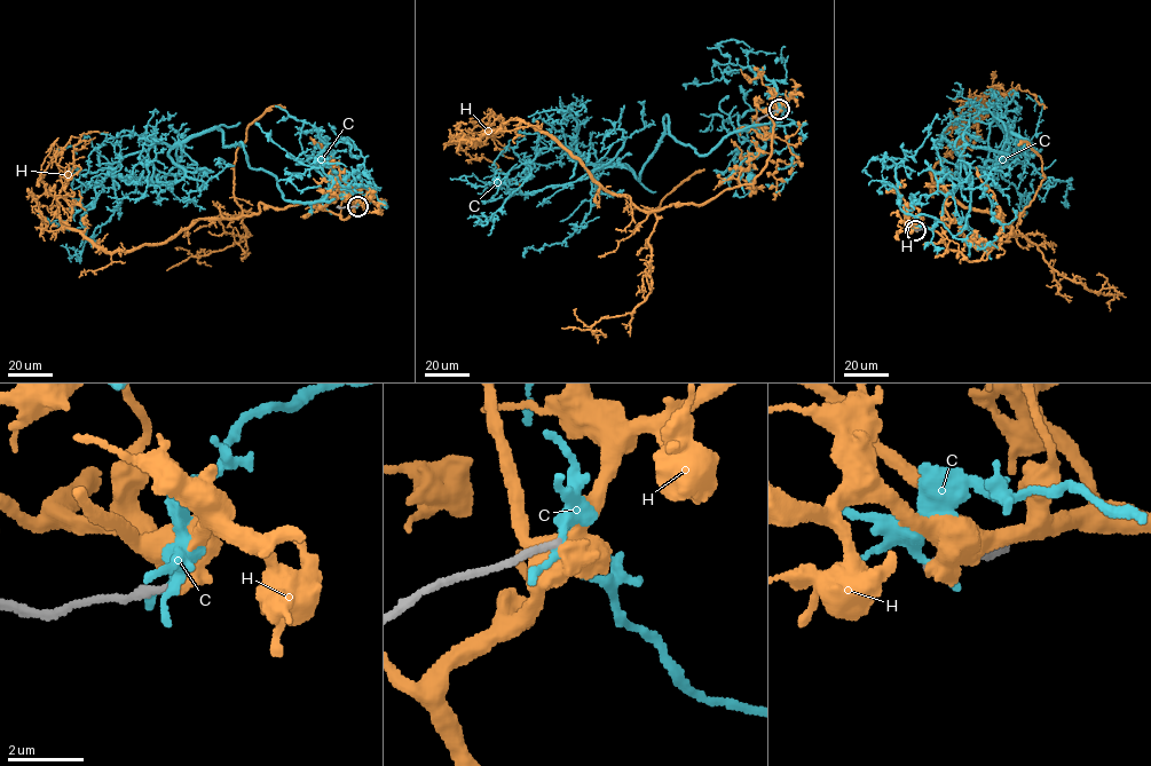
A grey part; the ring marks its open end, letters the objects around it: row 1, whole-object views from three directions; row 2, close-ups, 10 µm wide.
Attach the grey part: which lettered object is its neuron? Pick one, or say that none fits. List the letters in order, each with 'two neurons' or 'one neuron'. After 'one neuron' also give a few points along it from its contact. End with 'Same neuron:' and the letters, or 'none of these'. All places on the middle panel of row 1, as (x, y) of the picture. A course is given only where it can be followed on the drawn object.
C: two neurons
H: two neurons
Same neuron: none of these

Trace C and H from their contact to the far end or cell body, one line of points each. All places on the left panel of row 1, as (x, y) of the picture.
C: (356, 205), (369, 188), (285, 199), (214, 128), (170, 151), (176, 181), (110, 173), (69, 220), (38, 212)
H: (357, 205), (345, 219), (260, 203), (105, 251), (64, 226), (41, 179), (71, 137), (108, 132)

